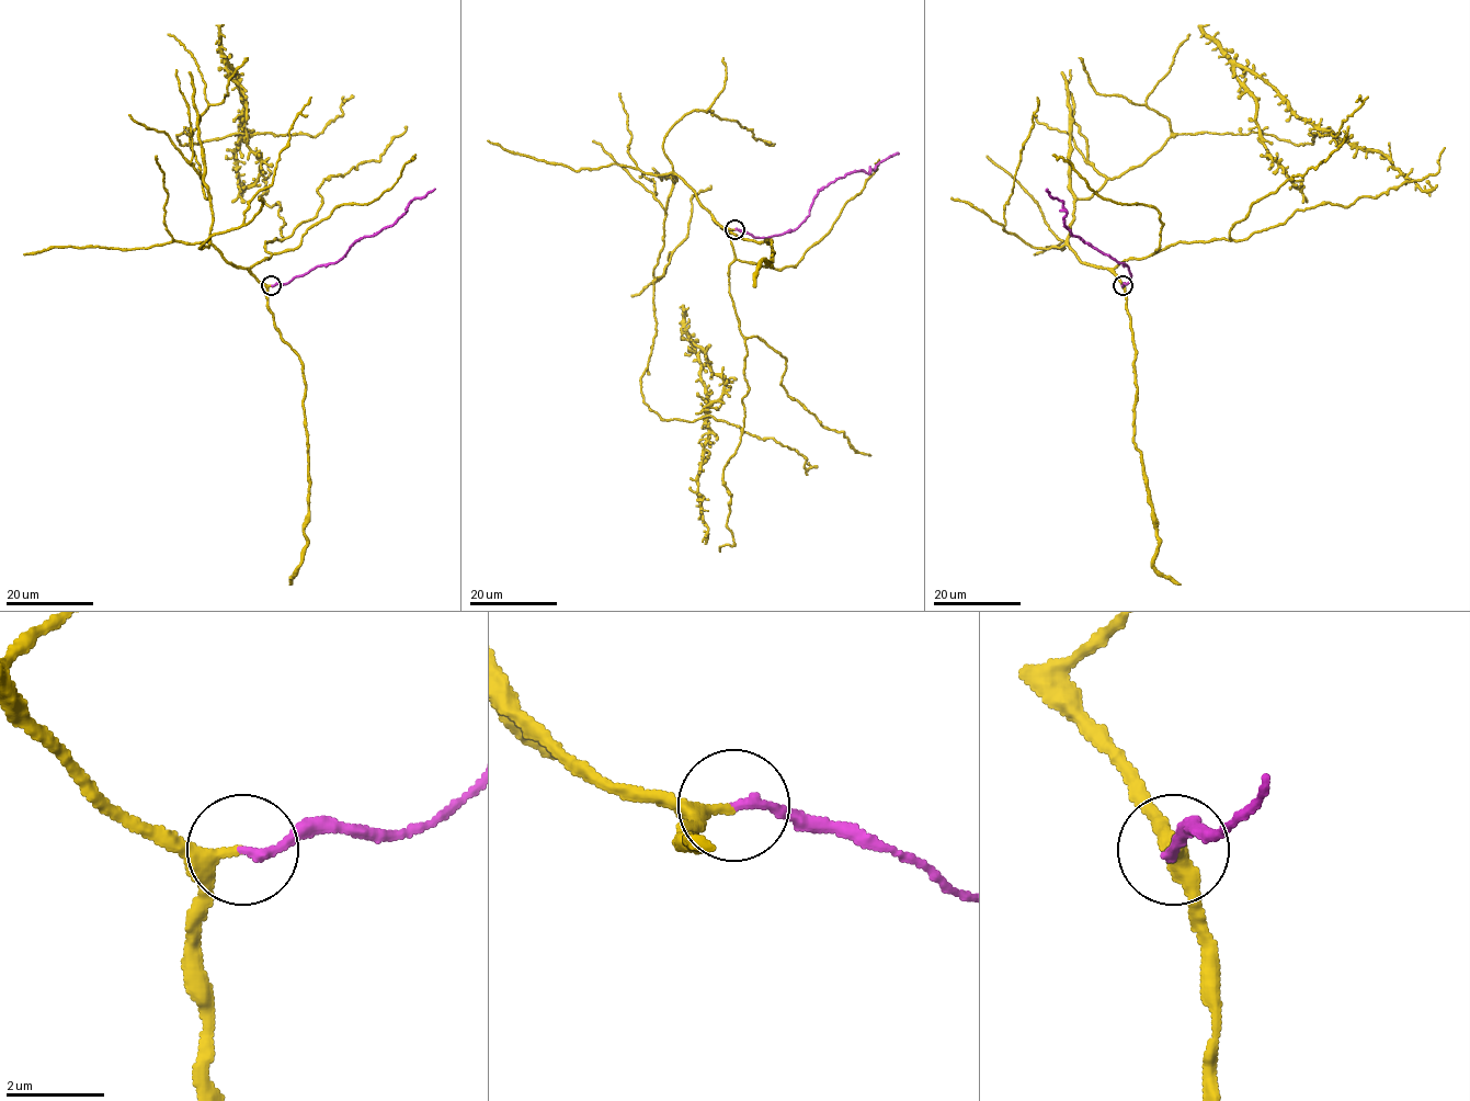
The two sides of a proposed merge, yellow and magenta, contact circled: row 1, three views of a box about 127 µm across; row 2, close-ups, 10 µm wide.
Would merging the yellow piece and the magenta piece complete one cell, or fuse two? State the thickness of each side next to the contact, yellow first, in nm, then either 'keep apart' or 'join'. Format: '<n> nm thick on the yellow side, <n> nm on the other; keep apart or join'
200 nm thick on the yellow side, 190 nm on the other; join

